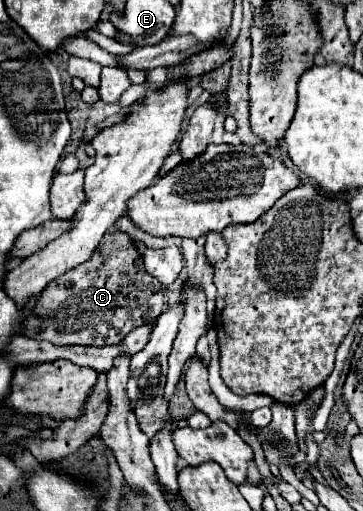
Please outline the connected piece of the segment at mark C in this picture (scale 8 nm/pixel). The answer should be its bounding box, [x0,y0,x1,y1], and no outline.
[22,227,164,345]

